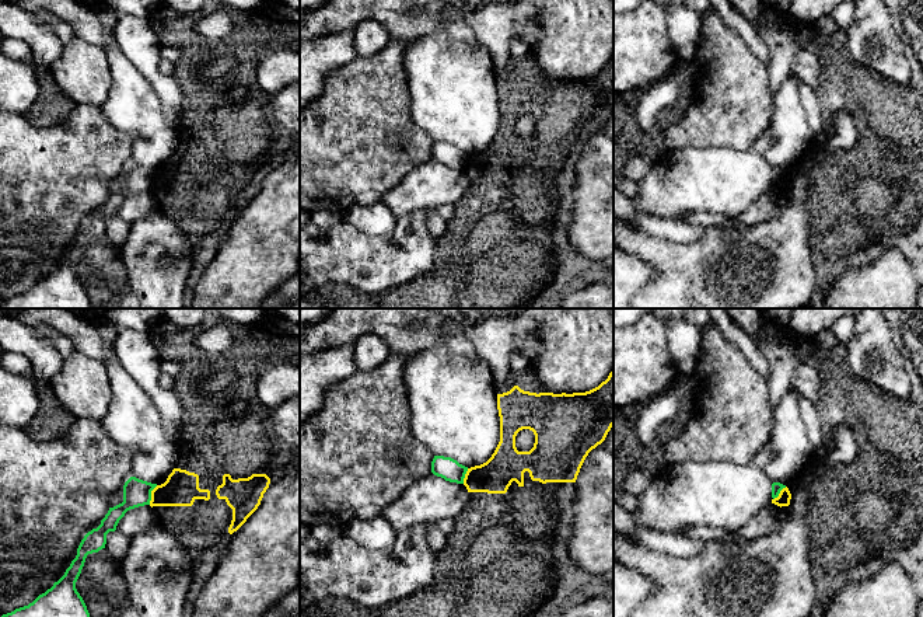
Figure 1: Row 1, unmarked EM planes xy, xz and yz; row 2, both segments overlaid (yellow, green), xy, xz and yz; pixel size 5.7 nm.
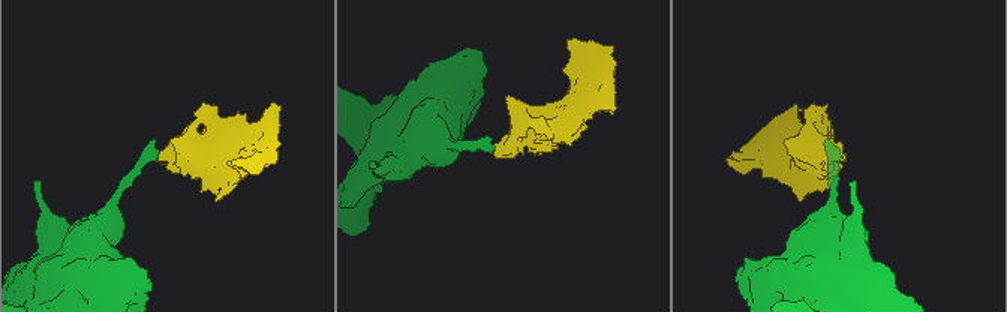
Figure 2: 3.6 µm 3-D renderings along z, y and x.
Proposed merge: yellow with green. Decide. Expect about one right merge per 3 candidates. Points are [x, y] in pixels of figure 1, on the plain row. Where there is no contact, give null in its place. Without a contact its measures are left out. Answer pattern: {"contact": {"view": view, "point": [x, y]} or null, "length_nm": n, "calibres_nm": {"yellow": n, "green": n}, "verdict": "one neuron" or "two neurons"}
{"contact": {"view": "xy", "point": [151, 181]}, "length_nm": 120, "calibres_nm": {"yellow": 200, "green": 160}, "verdict": "two neurons"}

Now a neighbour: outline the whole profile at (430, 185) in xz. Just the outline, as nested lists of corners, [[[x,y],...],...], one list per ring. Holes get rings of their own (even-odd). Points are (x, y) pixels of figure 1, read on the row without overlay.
[[[433,158],[409,172],[381,202],[396,216],[455,205],[468,188],[464,170],[450,168]]]

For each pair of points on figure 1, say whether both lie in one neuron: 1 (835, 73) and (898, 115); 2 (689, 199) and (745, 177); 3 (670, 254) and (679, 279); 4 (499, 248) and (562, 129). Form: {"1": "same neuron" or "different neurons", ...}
{"1": "same neuron", "2": "same neuron", "3": "same neuron", "4": "same neuron"}

